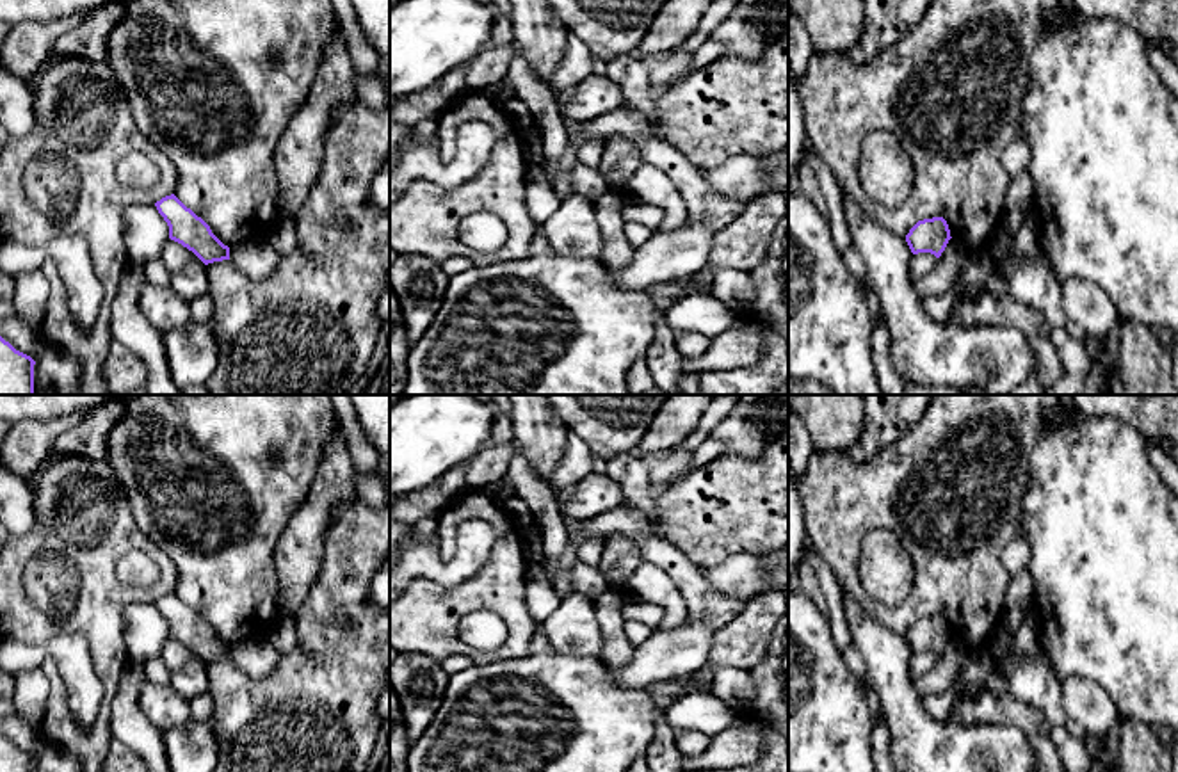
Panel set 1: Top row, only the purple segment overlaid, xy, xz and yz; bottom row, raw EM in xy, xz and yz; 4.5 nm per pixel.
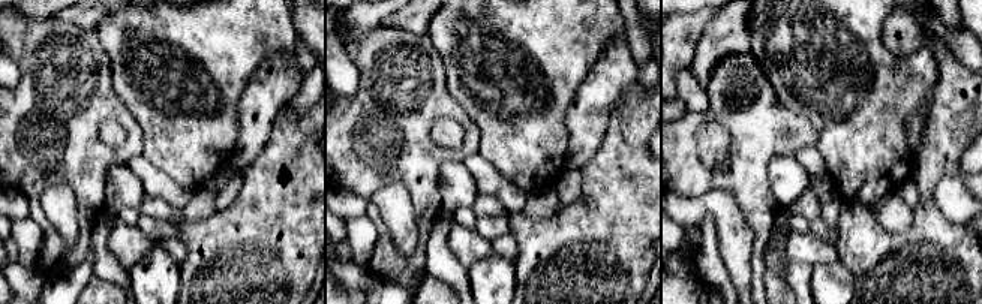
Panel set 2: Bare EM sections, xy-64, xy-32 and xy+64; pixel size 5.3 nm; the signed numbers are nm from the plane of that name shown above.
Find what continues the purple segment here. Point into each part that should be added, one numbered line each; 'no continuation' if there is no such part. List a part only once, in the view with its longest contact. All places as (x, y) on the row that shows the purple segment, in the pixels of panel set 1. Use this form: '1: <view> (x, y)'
no continuation

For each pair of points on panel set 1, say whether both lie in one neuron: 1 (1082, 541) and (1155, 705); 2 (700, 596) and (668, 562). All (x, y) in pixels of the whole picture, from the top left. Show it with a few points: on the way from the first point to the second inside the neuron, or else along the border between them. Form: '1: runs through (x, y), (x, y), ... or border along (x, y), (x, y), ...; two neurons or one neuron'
1: runs through (1123, 582), (1155, 614), (1155, 664); one neuron
2: runs through (693, 587), (673, 568); one neuron

